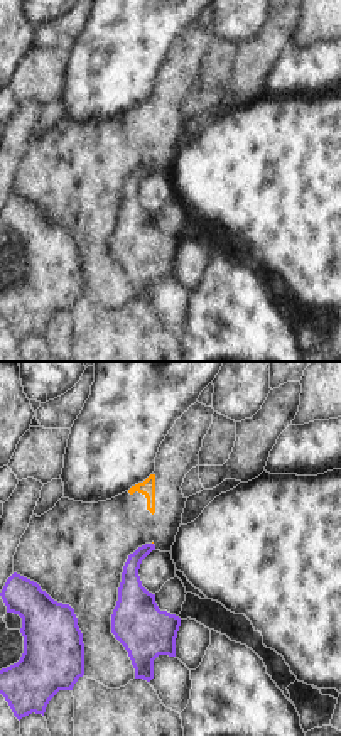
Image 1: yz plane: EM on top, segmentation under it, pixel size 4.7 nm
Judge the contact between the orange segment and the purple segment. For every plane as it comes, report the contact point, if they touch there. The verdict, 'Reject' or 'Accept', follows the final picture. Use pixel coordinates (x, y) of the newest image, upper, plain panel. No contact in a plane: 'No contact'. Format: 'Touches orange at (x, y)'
No contact

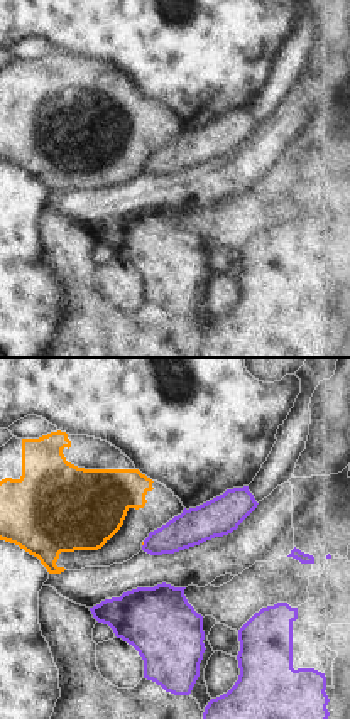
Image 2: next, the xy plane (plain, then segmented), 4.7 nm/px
No contact

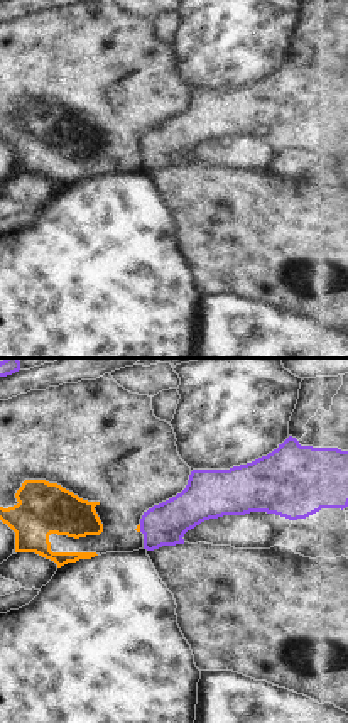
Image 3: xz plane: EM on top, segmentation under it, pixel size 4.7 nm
Touches orange at (139, 149)

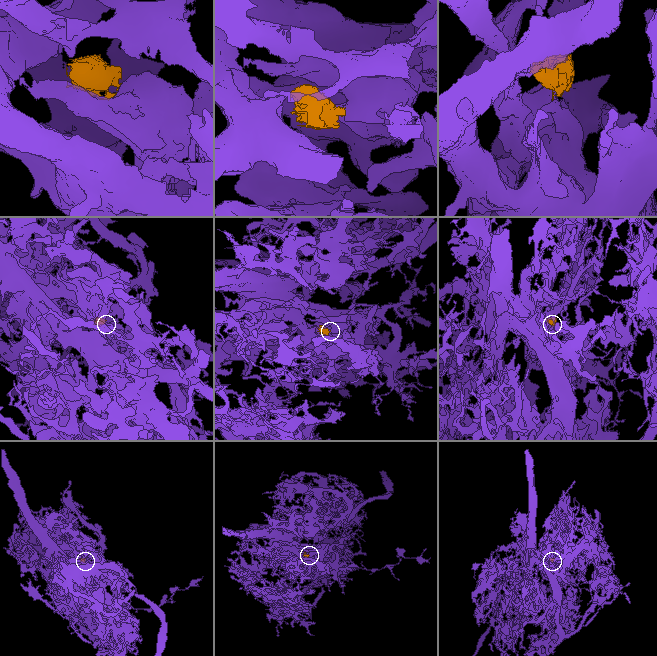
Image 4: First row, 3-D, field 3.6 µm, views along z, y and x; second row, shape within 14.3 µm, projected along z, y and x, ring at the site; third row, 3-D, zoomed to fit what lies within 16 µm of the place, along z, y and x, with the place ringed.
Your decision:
Reject

